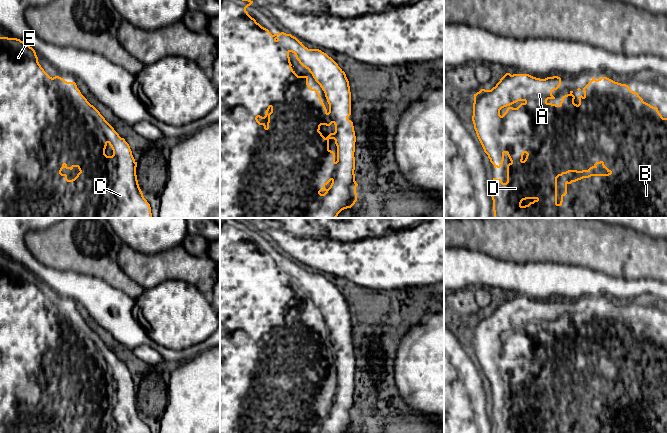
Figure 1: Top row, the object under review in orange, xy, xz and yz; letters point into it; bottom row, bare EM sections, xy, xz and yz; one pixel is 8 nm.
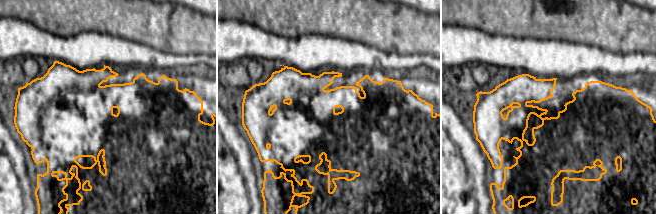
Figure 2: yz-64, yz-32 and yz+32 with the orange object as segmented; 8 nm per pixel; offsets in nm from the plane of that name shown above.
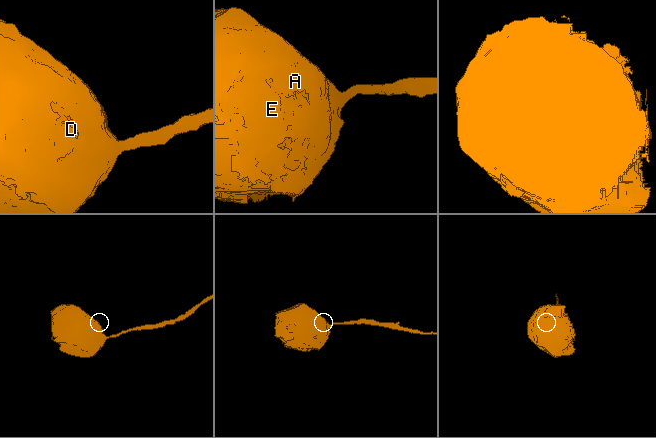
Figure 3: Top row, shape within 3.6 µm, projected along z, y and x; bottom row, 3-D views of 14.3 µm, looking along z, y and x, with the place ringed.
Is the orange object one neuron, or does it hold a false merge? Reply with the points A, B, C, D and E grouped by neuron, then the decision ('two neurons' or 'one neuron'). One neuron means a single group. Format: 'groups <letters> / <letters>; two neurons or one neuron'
groups A B C D E; one neuron

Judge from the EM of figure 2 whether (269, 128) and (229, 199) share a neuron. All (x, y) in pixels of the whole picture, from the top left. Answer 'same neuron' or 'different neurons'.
different neurons

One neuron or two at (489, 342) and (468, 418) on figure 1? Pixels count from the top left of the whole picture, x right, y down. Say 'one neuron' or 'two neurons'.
two neurons

